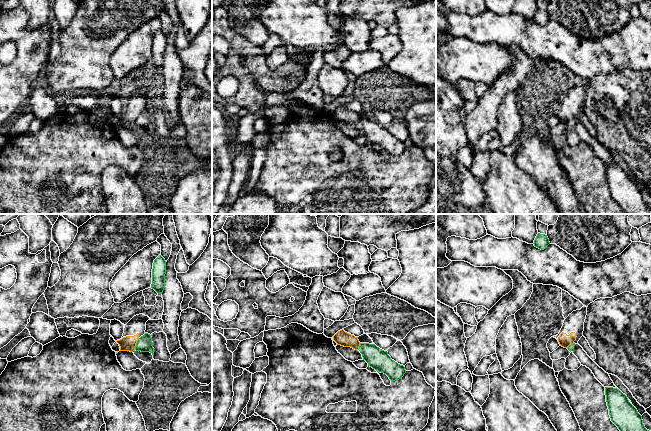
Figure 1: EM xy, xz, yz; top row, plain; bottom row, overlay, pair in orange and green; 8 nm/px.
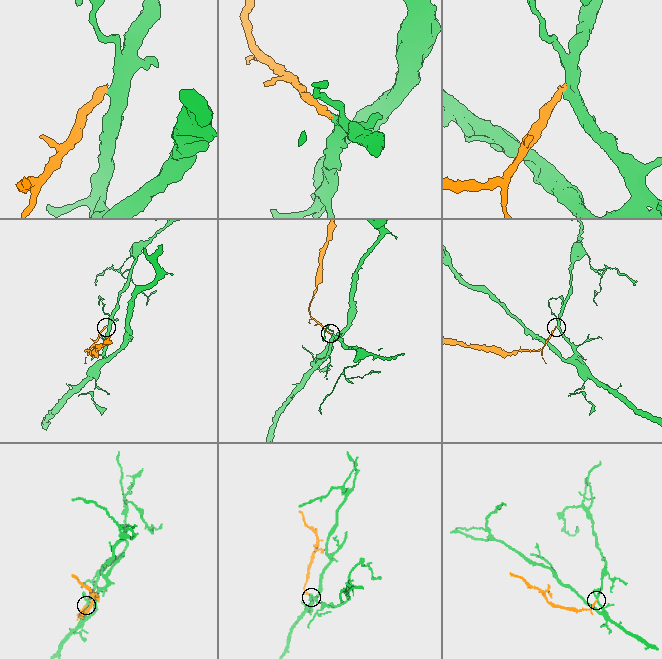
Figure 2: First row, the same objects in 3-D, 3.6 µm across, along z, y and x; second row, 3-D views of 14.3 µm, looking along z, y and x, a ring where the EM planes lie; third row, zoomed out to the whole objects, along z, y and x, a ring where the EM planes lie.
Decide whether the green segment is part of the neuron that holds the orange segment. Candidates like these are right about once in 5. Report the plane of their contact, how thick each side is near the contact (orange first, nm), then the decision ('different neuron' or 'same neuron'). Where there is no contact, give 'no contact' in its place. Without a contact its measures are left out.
contact in xy; calibres 120 and 130 nm; different neuron

